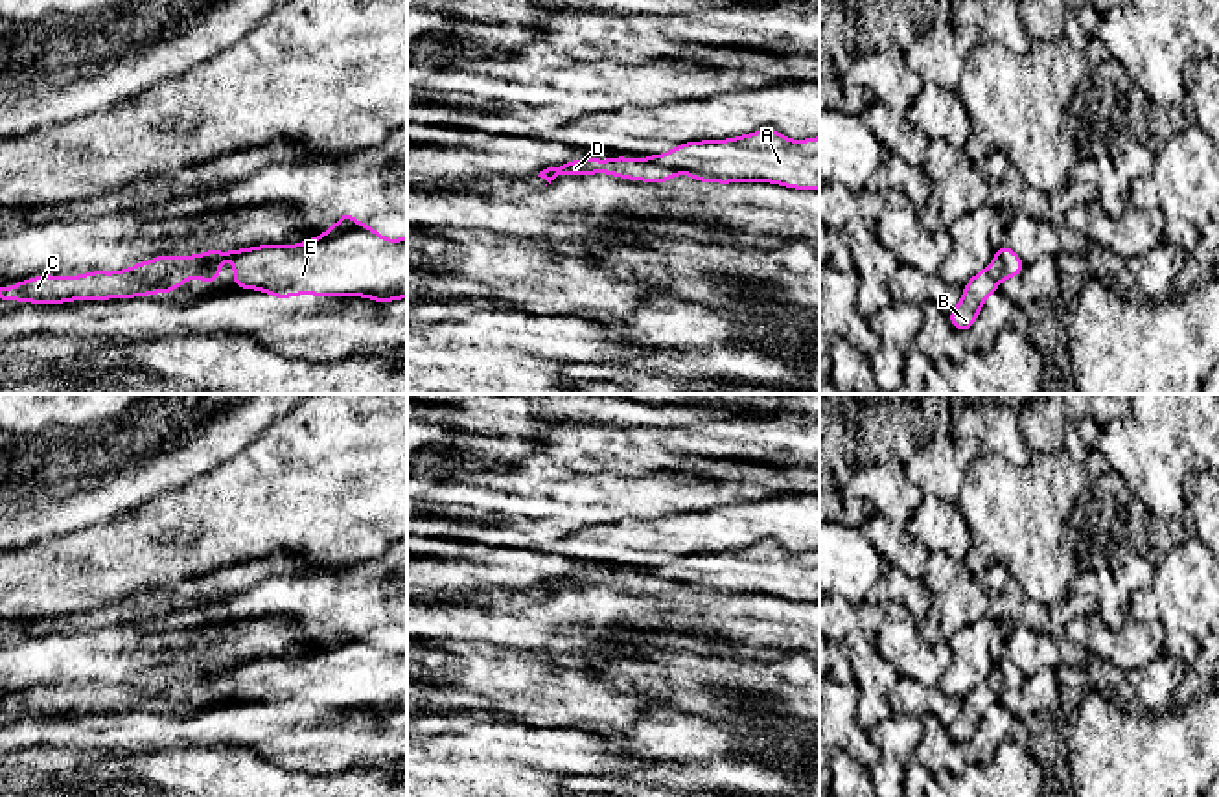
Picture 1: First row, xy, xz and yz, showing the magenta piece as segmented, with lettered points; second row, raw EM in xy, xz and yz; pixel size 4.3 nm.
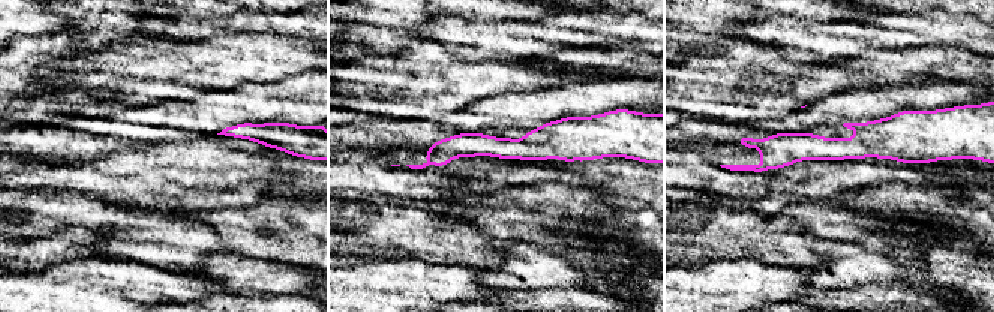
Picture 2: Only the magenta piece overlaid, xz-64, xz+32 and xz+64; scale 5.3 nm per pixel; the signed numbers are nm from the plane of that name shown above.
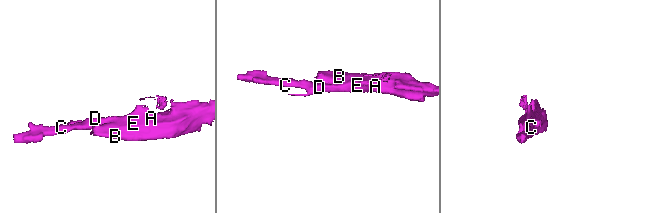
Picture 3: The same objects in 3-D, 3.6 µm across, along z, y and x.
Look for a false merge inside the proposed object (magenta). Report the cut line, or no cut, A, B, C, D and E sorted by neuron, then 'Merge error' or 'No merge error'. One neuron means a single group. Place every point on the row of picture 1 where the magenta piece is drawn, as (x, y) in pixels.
No split. Groups: A B C D E. No merge error

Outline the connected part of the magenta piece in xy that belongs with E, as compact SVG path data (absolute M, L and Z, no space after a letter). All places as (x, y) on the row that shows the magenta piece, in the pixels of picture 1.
M348 212L333 217L342 221L298 245L157 256L123 271L90 271L72 278L42 274L0 287L0 298L55 306L85 298L168 295L186 285L190 276L199 276L201 283L221 282L219 265L228 258L236 260L236 289L267 291L273 298L366 296L381 304L407 298L407 237L383 239L376 226L357 223Z

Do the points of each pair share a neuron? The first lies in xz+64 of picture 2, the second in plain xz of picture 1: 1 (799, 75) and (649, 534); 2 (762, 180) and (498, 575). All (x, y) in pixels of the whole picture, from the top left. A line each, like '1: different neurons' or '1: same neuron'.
1: different neurons
2: different neurons

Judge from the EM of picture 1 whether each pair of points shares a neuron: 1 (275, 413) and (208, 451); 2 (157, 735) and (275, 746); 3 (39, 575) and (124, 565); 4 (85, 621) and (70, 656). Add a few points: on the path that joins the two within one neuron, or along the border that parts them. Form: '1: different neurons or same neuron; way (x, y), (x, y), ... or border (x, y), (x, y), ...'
1: same neuron; way (258, 413), (225, 438)
2: same neuron; way (186, 731), (245, 731)
3: same neuron; way (59, 575), (85, 573), (104, 565)
4: different neurons; border (122, 624), (72, 634), (50, 634), (37, 639)

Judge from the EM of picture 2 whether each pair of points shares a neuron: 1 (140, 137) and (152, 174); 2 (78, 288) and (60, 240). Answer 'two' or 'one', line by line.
1: two
2: two

